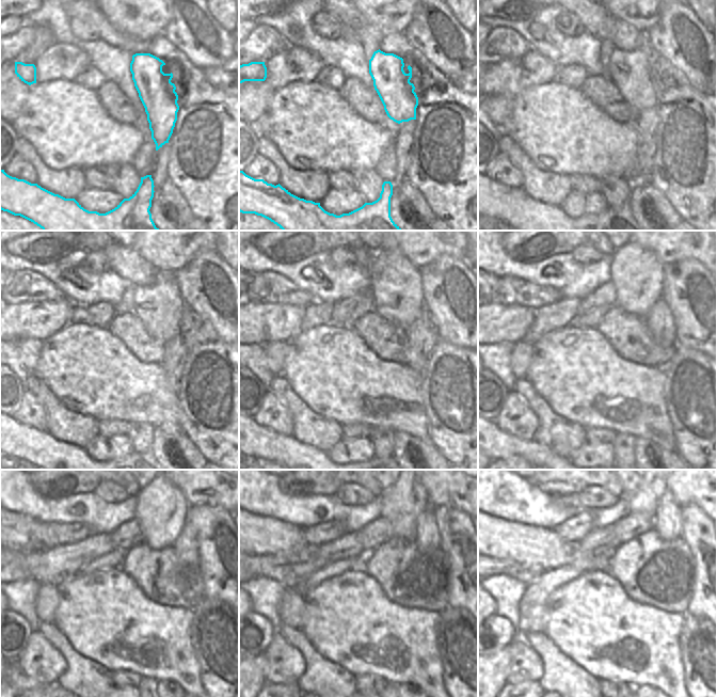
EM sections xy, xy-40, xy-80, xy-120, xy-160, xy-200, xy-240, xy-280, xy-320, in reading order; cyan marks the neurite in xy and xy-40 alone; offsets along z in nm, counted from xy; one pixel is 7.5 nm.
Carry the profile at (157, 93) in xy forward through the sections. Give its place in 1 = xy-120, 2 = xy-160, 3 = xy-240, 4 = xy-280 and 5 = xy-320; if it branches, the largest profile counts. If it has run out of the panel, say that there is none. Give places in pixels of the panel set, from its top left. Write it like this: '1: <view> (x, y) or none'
1: xy-120 (158, 306)
2: xy-160 (397, 295)
3: xy-240 (160, 528)
4: xy-280 (403, 522)
5: xy-320 (652, 510)

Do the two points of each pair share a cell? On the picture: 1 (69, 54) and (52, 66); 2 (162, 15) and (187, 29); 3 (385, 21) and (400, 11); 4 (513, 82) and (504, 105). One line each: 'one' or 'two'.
1: one
2: two
3: one
4: two

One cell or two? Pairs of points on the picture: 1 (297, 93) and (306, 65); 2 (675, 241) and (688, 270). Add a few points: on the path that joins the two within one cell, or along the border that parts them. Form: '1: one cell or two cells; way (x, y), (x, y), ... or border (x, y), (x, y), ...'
1: two cells; border (315, 80), (293, 80), (277, 90)
2: two cells; border (663, 265), (684, 258), (695, 258), (705, 267)

